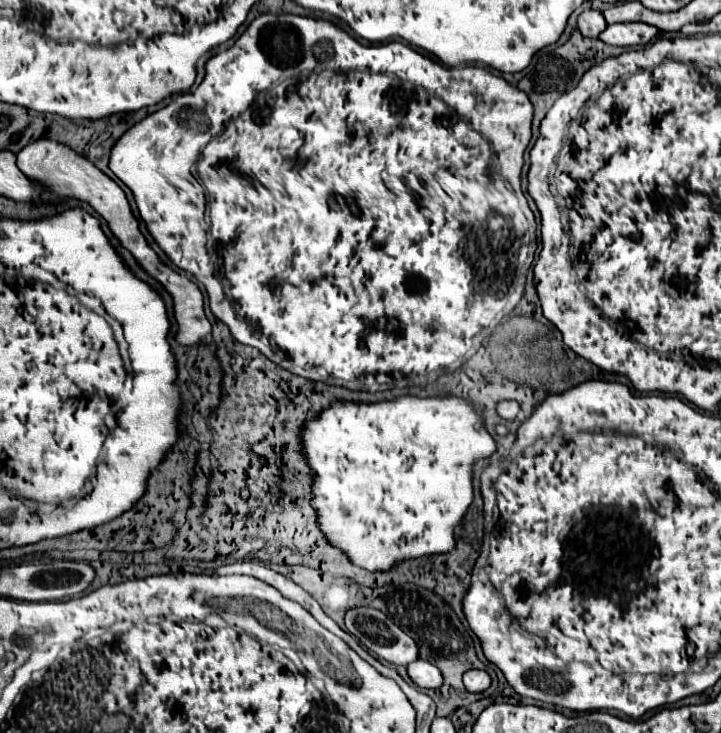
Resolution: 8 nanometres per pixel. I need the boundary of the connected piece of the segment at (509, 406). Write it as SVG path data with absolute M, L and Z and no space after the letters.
M512 400L510 402L498 402L496 408L498 408L496 414L500 418L504 418L504 420L514 420L518 416L518 412L520 412L520 406L516 402L512 402Z

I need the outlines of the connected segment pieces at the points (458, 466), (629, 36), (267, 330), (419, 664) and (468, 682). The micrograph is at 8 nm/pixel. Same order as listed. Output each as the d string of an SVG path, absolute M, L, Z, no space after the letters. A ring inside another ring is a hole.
M402 396L392 402L378 402L378 404L354 404L354 402L334 402L328 410L324 410L318 418L308 420L306 428L302 430L304 454L310 460L310 468L314 470L314 498L312 506L318 512L318 524L324 536L330 540L332 546L340 548L348 554L348 558L370 572L388 570L400 560L418 558L422 554L440 554L454 550L454 526L462 520L468 506L472 504L472 466L476 460L490 456L496 450L492 436L482 428L480 416L460 398L446 396L446 398L414 398Z
M628 22L608 26L602 34L598 34L598 40L610 46L642 46L658 34L660 30L654 30L654 26L646 26L642 22Z
M262 14L262 16L258 16L258 18L254 18L254 20L252 20L252 22L250 22L250 26L248 26L248 28L246 28L246 32L244 32L244 34L242 34L242 36L240 36L240 38L238 38L238 40L236 40L236 42L234 42L234 44L232 44L232 46L230 46L230 48L228 48L228 50L224 50L224 52L218 52L218 54L214 54L214 56L212 56L212 58L210 58L210 60L208 60L208 62L206 62L206 64L204 64L204 80L202 80L202 82L200 82L200 84L198 84L198 88L196 88L196 90L194 90L194 92L192 92L192 94L184 94L184 96L176 96L176 98L174 98L174 100L172 100L172 102L170 102L170 104L168 104L168 106L164 106L164 108L162 108L162 110L158 110L158 112L154 112L154 114L150 114L150 116L146 116L146 118L144 118L144 120L142 120L142 122L138 122L138 124L134 124L134 126L132 126L132 128L130 128L130 130L126 130L126 132L124 132L124 134L122 134L122 138L120 138L120 140L118 140L118 142L116 142L116 144L114 144L114 148L112 148L112 156L110 156L110 164L108 164L108 166L110 166L110 170L112 170L112 172L114 172L114 174L116 174L116 176L118 176L118 178L120 178L120 180L122 180L122 182L124 182L124 184L126 184L126 186L128 186L128 188L130 188L130 190L132 190L132 194L134 194L134 200L136 200L136 204L138 204L138 210L140 210L140 216L142 216L142 220L144 220L144 222L146 222L146 228L148 228L148 232L150 232L150 234L152 234L152 238L154 238L154 240L156 240L156 244L158 244L158 246L160 246L160 248L162 248L162 250L164 250L164 254L166 254L166 256L168 256L168 258L170 258L170 262L172 262L172 264L174 264L174 266L178 266L178 268L180 268L180 270L186 270L186 272L190 272L190 274L192 274L192 276L196 276L196 278L198 278L198 282L200 282L200 284L202 284L202 286L204 286L204 288L206 288L206 292L208 292L208 298L210 298L210 310L212 310L212 314L214 314L214 316L216 316L216 318L218 318L218 320L220 320L220 322L224 322L224 324L226 324L226 326L228 326L228 328L230 328L230 334L232 334L232 336L234 336L234 340L236 340L236 342L240 342L240 344L246 344L246 346L252 346L252 348L256 348L256 350L260 350L260 352L262 352L262 348L264 348L264 342L262 342L262 340L254 340L254 336L252 336L252 330L254 330L254 334L258 334L258 336L266 336L266 340L268 340L268 344L270 344L270 350L272 350L272 352L264 352L264 356L266 356L266 358L268 358L268 360L272 360L272 362L274 362L274 364L278 364L278 366L280 366L280 368L284 368L284 370L288 370L288 372L292 372L292 374L296 374L296 376L302 376L302 378L308 378L308 380L312 380L312 382L326 382L326 384L344 384L344 386L363 386L363 387L364 387L364 388L363 388L363 389L364 389L364 390L366 390L366 391L369 391L369 392L377 392L377 391L384 391L384 390L386 390L386 389L388 389L388 388L391 388L391 387L392 387L392 384L396 384L396 386L399 386L399 387L403 387L403 386L406 386L406 385L409 385L409 386L425 386L425 385L426 385L426 380L425 380L425 378L424 378L424 377L422 377L422 376L428 376L428 375L433 375L433 382L434 382L434 381L436 381L436 380L437 380L437 379L438 379L438 378L439 378L439 376L441 376L441 375L442 375L442 374L444 374L444 373L453 373L453 372L455 372L455 371L456 371L456 370L458 370L458 369L459 369L459 368L461 368L461 367L462 367L462 366L463 366L463 365L464 365L464 364L465 364L465 363L466 363L466 362L467 362L467 361L468 361L468 360L469 360L469 359L470 359L470 358L471 358L471 357L472 357L472 356L473 356L473 355L474 355L474 354L475 354L475 353L476 353L476 352L477 352L477 351L478 351L478 349L479 349L479 348L480 348L480 347L481 347L481 345L482 345L482 341L483 341L483 340L484 340L484 339L486 339L486 338L487 338L487 337L489 337L489 336L490 336L490 332L493 332L493 331L494 331L494 330L495 330L495 328L496 328L496 327L497 327L497 325L498 325L498 324L500 324L500 322L502 322L502 316L506 316L506 314L510 314L510 312L512 312L512 310L514 310L514 306L516 306L516 304L518 304L518 300L520 300L520 298L522 298L522 294L524 294L524 286L526 286L526 274L528 274L528 270L530 270L530 266L532 266L532 262L534 262L534 252L536 252L536 248L538 248L538 244L536 244L536 220L535 220L535 217L534 217L534 214L533 214L533 212L532 212L532 211L531 211L531 209L530 209L530 208L529 208L529 205L528 205L528 202L526 202L526 198L524 198L524 194L522 194L522 190L520 190L520 174L522 174L522 166L524 166L524 150L526 150L526 148L528 148L528 144L530 144L530 124L532 124L532 112L534 112L534 108L532 108L532 104L530 104L530 100L528 100L528 96L526 96L526 94L524 94L524 92L522 92L522 90L518 90L518 88L516 88L516 86L512 86L512 84L508 84L508 82L506 82L506 80L504 80L504 78L500 78L500 76L496 76L496 74L492 74L492 72L488 72L488 70L486 70L486 68L480 68L480 66L466 66L466 68L446 68L446 66L442 66L442 64L440 64L440 62L436 62L436 60L432 60L432 58L428 58L428 56L424 56L424 54L420 54L420 52L416 52L416 50L414 50L414 48L410 48L410 46L408 46L408 44L402 44L402 42L386 42L386 43L385 43L385 44L384 44L384 43L380 43L380 44L378 44L378 46L366 46L366 45L362 45L362 44L360 44L360 42L358 42L358 40L355 40L355 39L354 39L354 38L353 38L353 37L352 37L352 36L350 36L350 34L346 34L346 30L342 30L342 28L340 28L340 26L336 26L336 24L334 24L334 22L328 22L328 20L320 20L320 18L310 18L310 16L296 16L296 14ZM202 148L204 148L204 150L208 150L208 152L210 152L210 150L212 150L212 156L210 156L210 158L208 158L208 162L210 162L210 166L208 166L208 168L202 168L202 176L200 176L200 174L198 174L198 172L196 172L196 170L194 170L194 174L192 174L192 166L194 166L194 164L196 164L196 160L200 160L200 158L198 158L198 156L200 156L200 152L202 152ZM204 200L206 200L206 204L208 204L208 212L210 212L210 214L208 214L208 222L204 222L204 210L206 210L206 206L204 206ZM478 236L488 236L488 238L490 238L490 240L492 240L492 244L488 244L488 246L482 246L482 242L478 242ZM410 376L413 376L413 379L412 379L412 383L408 383L408 382L407 382L407 381L405 381L405 382L401 382L401 381L400 381L400 380L404 380L404 378L410 378Z
M414 660L406 666L410 680L418 686L418 688L440 688L442 686L442 674L440 670L426 662L426 660Z
M468 670L462 680L468 692L484 692L490 686L490 676L484 670Z

